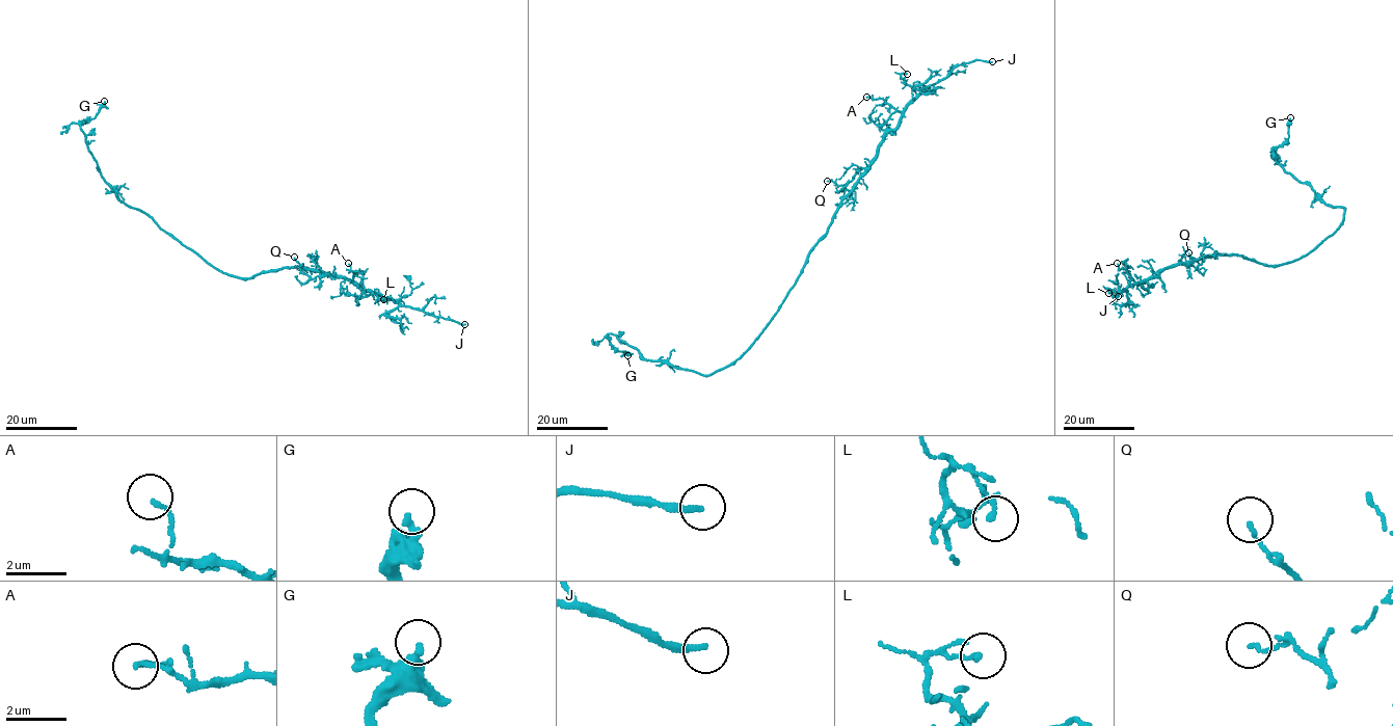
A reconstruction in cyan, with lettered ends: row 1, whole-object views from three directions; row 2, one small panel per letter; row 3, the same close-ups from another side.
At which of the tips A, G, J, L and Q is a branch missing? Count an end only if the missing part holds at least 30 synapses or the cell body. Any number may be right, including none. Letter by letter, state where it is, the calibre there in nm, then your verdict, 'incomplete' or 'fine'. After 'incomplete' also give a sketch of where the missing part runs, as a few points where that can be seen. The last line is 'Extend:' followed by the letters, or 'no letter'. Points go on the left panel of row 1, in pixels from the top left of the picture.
A: place (348, 263); calibre 140 nm; fine
G: place (104, 101); calibre 320 nm; fine
J: place (464, 324); calibre 200 nm; incomplete; course (464, 324), (489, 295), (494, 296), (491, 301), (500, 305)
L: place (383, 299); calibre 180 nm; fine
Q: place (294, 257); calibre 130 nm; fine
Extend: J

